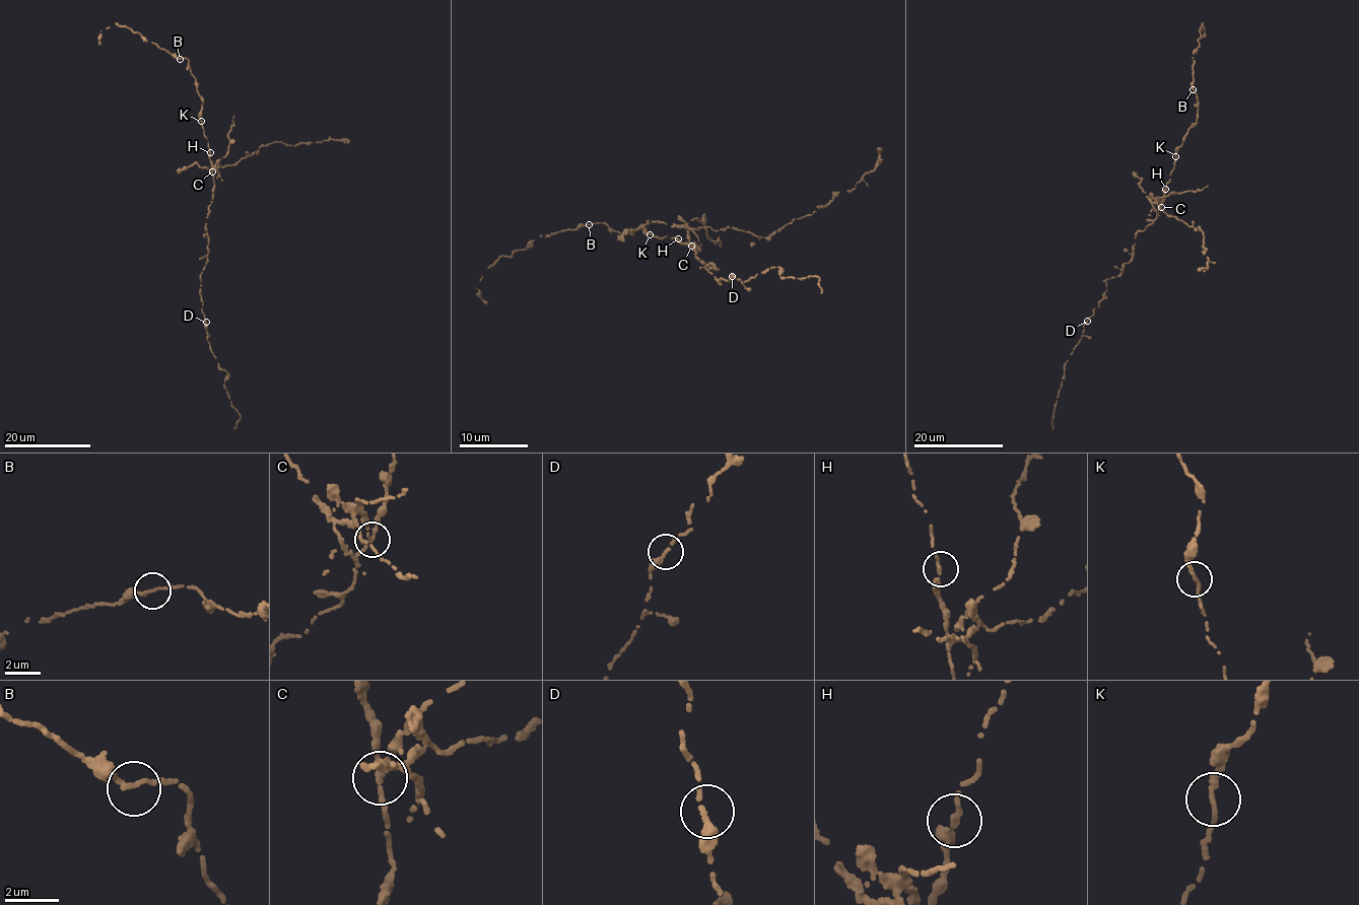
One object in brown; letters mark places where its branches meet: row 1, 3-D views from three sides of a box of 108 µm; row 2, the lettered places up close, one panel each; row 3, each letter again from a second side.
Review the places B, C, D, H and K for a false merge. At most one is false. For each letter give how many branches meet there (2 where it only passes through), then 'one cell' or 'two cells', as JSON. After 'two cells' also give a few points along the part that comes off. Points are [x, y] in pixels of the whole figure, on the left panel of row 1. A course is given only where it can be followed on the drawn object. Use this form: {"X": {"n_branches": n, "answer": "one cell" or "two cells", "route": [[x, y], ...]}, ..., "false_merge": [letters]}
{"B": {"n_branches": 2, "answer": "one cell"}, "C": {"n_branches": 2, "answer": "two cells", "route": [[212, 171], [218, 163], [235, 164], [276, 142], [296, 146], [331, 139], [347, 143]]}, "D": {"n_branches": 2, "answer": "one cell"}, "H": {"n_branches": 2, "answer": "one cell"}, "K": {"n_branches": 2, "answer": "one cell"}, "false_merge": ["C"]}

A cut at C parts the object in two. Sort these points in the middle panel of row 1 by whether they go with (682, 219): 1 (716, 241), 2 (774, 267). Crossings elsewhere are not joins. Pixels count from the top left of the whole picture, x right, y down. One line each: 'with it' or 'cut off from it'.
1: with it
2: cut off from it

